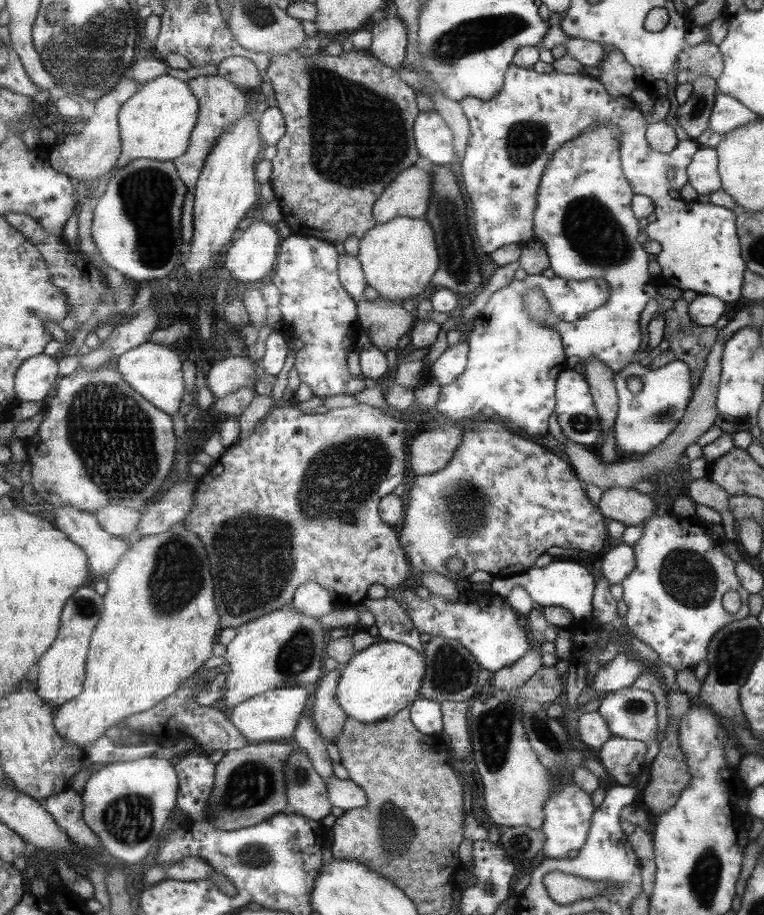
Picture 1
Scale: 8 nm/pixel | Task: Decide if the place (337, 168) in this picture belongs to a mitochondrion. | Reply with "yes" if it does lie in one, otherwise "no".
yes

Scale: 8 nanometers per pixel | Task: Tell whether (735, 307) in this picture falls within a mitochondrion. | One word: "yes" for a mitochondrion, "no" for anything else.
no

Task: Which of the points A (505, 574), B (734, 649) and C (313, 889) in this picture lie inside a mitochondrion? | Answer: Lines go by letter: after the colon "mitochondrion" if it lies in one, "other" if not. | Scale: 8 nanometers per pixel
A: other
B: mitochondrion
C: other

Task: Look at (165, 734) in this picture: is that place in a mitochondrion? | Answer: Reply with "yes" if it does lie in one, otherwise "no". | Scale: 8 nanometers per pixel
no

